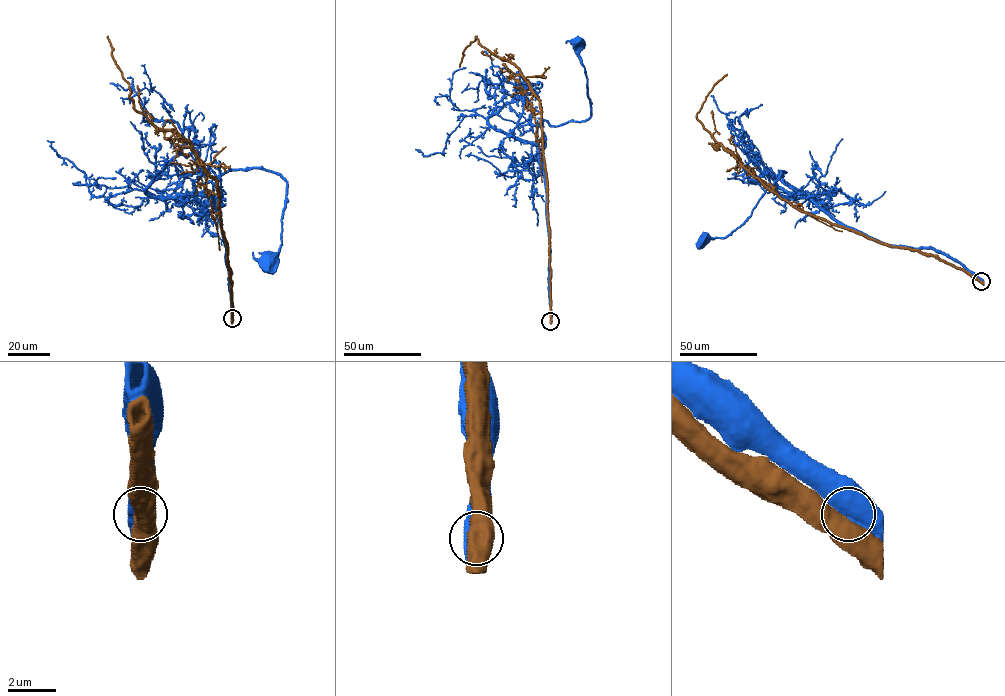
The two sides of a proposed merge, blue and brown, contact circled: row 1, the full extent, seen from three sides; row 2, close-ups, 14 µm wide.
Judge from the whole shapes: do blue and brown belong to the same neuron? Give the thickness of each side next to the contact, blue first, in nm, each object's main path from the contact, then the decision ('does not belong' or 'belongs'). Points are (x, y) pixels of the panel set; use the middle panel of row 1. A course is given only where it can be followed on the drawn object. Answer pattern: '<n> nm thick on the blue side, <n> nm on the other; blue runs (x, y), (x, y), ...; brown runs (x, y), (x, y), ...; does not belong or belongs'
800 nm thick on the blue side, 500 nm on the other; blue runs (550, 321), (547, 193), (537, 127), (544, 120), (561, 125), (585, 121), (590, 115), (586, 71), (575, 43); brown runs (550, 321), (550, 229), (541, 103), (519, 70), (483, 47), (476, 37), (462, 52), (459, 67); does not belong

